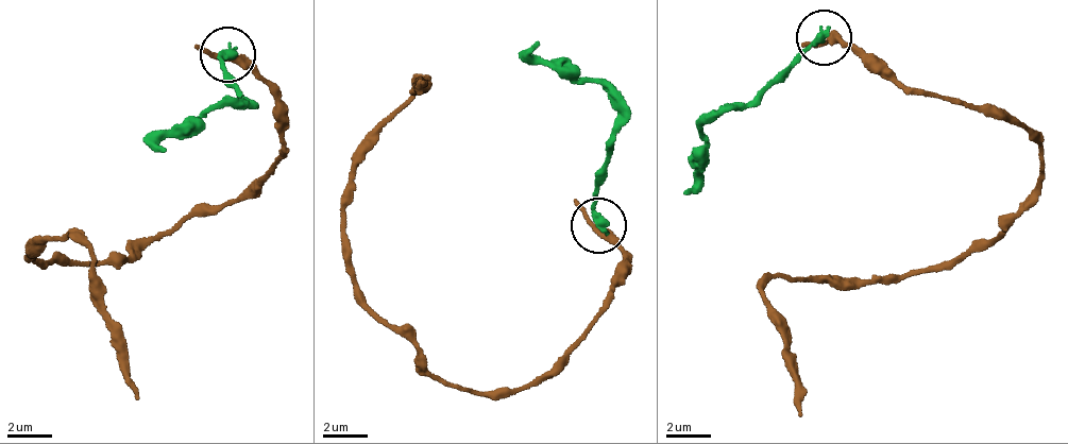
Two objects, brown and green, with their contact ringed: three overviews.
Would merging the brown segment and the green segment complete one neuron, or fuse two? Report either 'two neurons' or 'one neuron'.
two neurons

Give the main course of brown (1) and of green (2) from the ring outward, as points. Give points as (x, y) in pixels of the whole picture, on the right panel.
1: (826, 38), (1028, 129), (1037, 178), (951, 262), (852, 283), (782, 275), (766, 291), (798, 413)
2: (826, 38), (792, 71), (746, 102), (714, 109), (702, 126), (704, 172), (696, 186), (682, 194)

